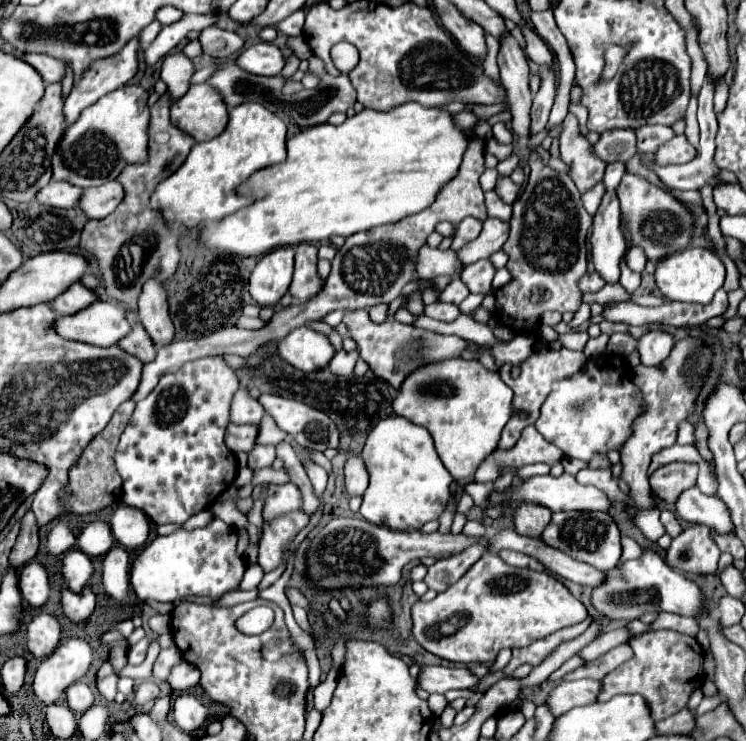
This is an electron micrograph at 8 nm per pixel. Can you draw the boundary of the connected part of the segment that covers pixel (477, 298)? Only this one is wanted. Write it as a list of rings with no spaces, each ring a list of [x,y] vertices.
[[[468,295],[468,299],[460,305],[460,311],[464,315],[472,315],[472,311],[478,309],[478,305],[482,303],[482,299],[484,299],[484,295]]]

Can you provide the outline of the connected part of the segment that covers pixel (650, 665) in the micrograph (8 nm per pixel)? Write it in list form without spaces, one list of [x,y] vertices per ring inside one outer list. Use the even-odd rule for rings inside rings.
[[[652,631],[644,635],[634,635],[630,641],[634,657],[622,667],[606,675],[602,685],[602,695],[598,701],[610,701],[620,693],[638,693],[650,703],[652,719],[662,721],[688,705],[690,695],[704,683],[704,651],[694,637],[676,633],[676,631]]]

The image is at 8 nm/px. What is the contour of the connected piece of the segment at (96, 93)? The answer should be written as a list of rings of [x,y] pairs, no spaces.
[[[136,37],[114,57],[102,59],[102,63],[92,63],[84,79],[74,85],[70,97],[64,101],[66,127],[70,127],[82,113],[84,107],[96,103],[106,93],[126,85],[138,71],[138,41]]]

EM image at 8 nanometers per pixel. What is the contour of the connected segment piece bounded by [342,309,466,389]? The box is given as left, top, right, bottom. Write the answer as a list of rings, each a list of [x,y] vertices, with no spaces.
[[[368,309],[346,311],[342,321],[348,325],[350,337],[358,343],[360,357],[370,365],[374,375],[378,375],[380,379],[386,379],[394,389],[398,389],[402,385],[402,379],[406,379],[406,375],[414,371],[416,367],[426,365],[430,361],[438,361],[438,359],[460,357],[460,353],[466,349],[466,341],[456,335],[438,335],[438,333],[416,329],[414,325],[404,325],[398,321],[384,321],[378,325],[370,319]]]

